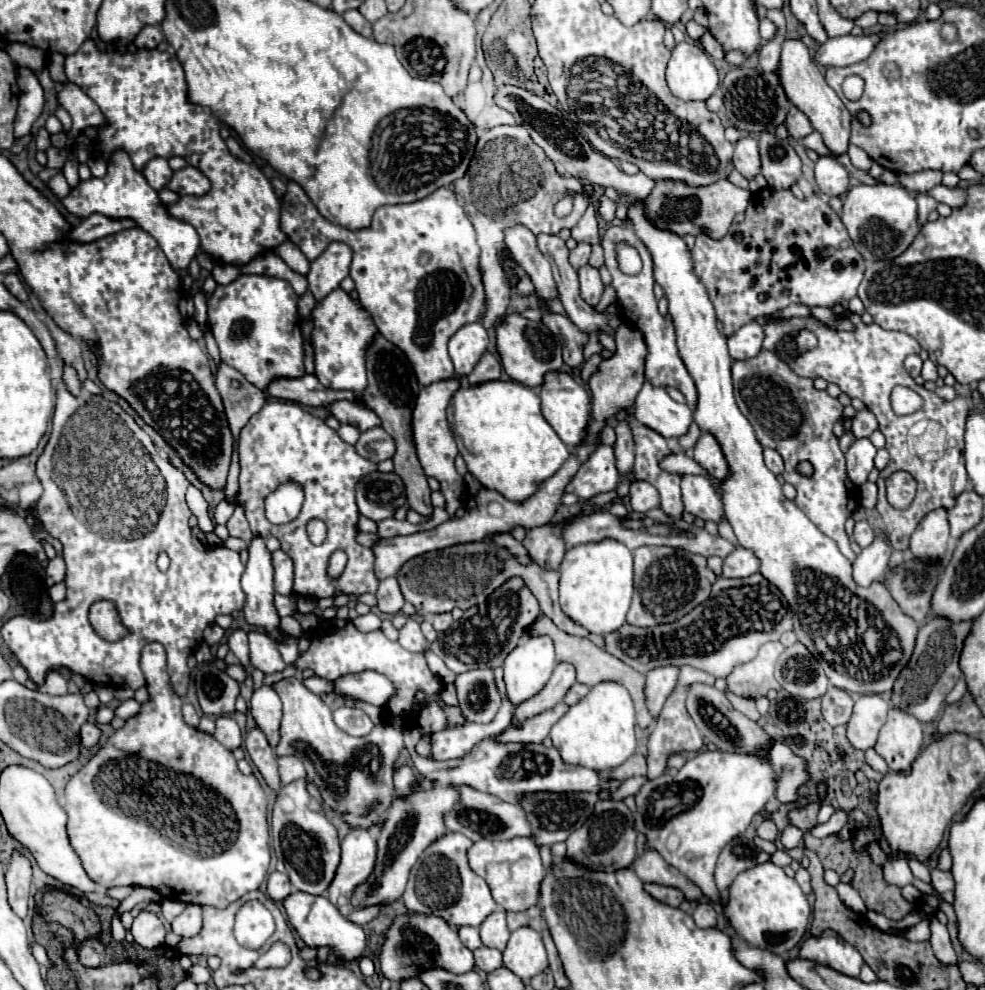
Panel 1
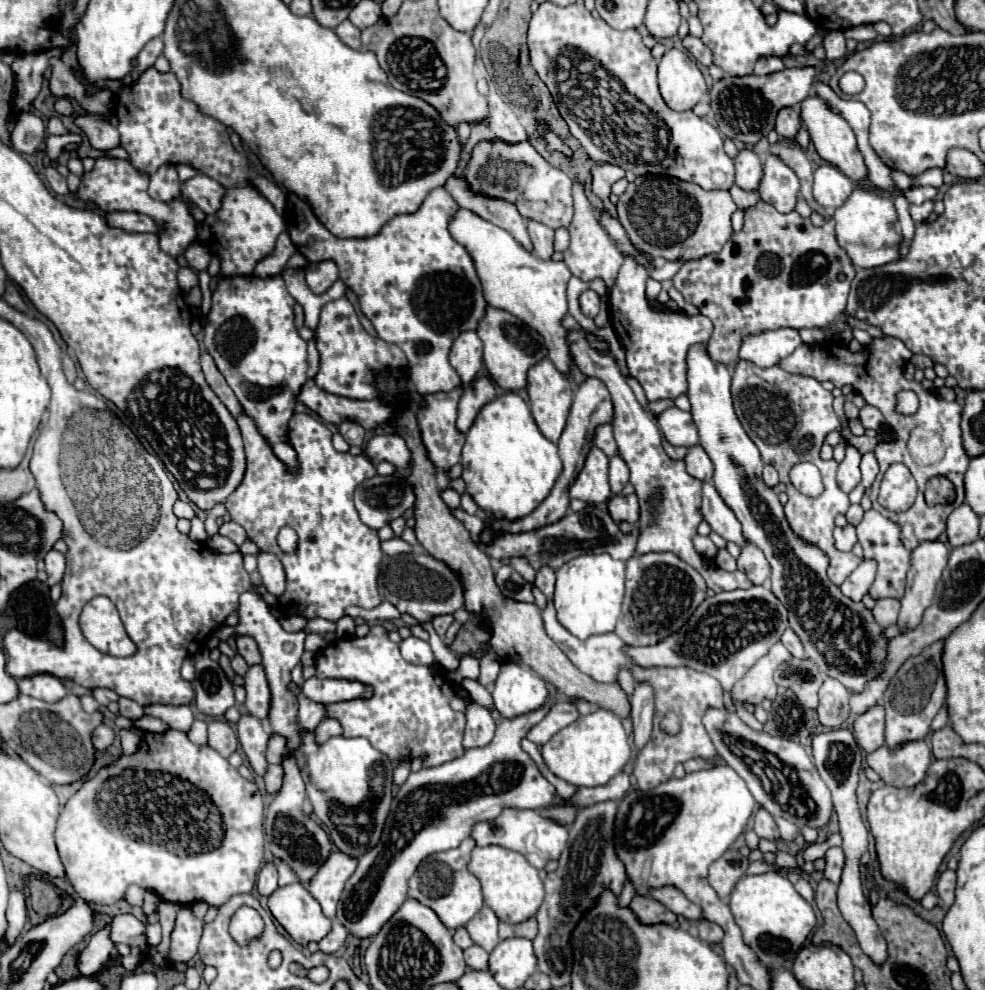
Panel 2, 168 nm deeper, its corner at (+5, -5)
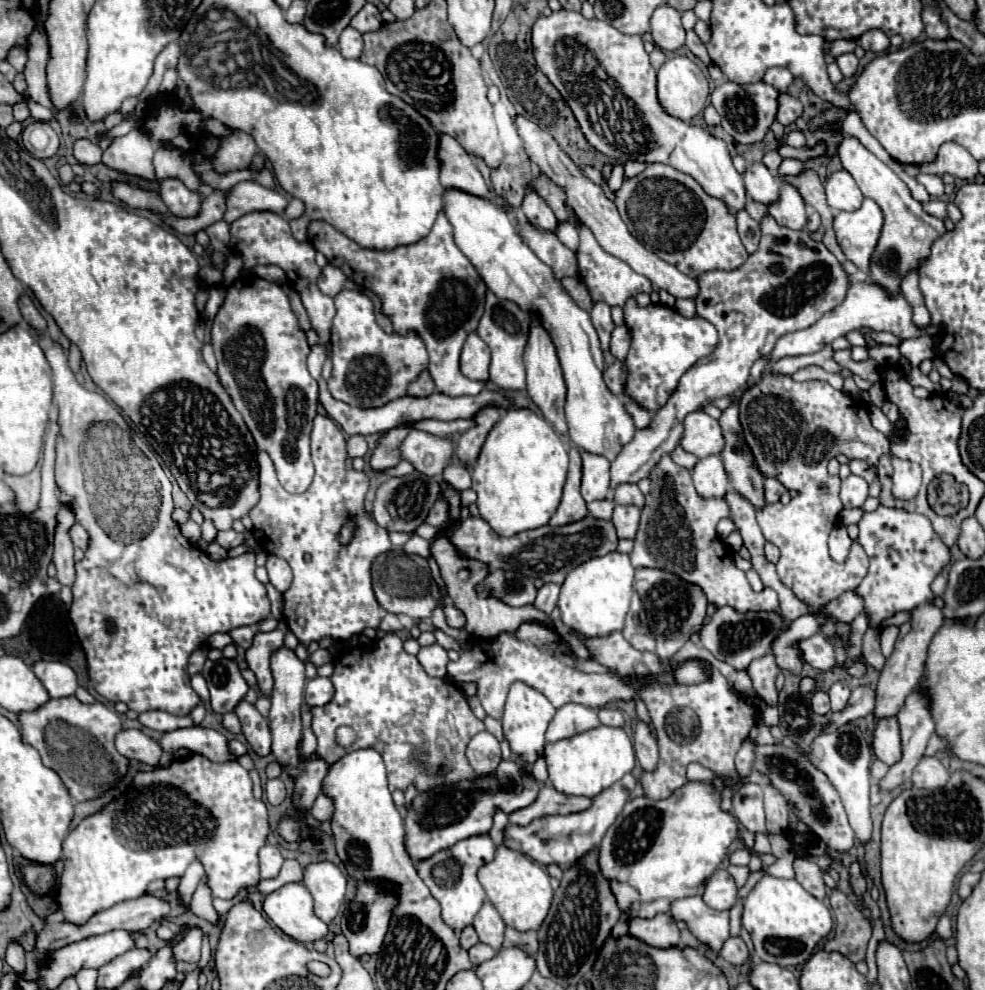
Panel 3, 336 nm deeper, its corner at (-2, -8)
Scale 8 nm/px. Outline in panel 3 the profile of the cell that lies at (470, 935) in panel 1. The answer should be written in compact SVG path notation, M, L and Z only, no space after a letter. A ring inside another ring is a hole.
M467 926L467 928L461 932L461 946L463 946L465 950L469 950L469 948L475 946L477 942L479 942L479 938L477 938L475 928L473 928L473 926Z

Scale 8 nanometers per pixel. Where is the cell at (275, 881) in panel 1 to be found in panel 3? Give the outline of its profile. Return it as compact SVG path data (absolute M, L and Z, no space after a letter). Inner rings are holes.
M265 844L259 850L259 866L261 866L261 878L275 878L281 870L283 856L279 852L279 846Z

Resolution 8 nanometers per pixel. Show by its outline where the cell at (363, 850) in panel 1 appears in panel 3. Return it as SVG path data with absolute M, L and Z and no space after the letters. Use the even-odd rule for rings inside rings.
M315 862L303 870L303 886L315 900L315 914L329 924L344 903L347 876L331 862Z

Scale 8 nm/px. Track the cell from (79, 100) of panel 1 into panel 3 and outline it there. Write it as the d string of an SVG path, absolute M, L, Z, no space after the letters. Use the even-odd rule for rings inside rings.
M131 130L127 136L115 138L115 142L103 152L103 164L123 174L139 176L143 180L155 180L153 168L155 146L145 130Z

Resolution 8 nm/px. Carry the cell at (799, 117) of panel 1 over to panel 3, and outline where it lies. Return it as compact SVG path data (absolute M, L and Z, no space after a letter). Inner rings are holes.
M779 92L777 104L779 104L779 106L777 106L777 120L779 120L783 126L793 124L795 118L799 118L801 112L803 112L801 102L799 102L797 98L785 94L785 92Z

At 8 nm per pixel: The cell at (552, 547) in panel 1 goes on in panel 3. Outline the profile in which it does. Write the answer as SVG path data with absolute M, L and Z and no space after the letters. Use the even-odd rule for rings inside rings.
M545 584L539 592L537 598L533 602L533 606L545 614L551 614L551 610L557 606L557 598L559 598L559 586L557 584Z

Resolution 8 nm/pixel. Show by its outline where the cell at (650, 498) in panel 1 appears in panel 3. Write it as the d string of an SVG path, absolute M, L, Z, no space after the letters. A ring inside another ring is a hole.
M615 506L613 510L613 526L617 530L619 538L635 538L637 528L639 528L639 516L641 510L639 508L631 508L631 506Z

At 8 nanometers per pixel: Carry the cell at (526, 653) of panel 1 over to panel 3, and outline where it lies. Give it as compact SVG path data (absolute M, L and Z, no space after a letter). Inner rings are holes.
M515 682L511 686L501 724L503 724L503 736L507 738L511 752L519 756L519 760L523 760L525 764L533 764L543 754L543 748L547 744L545 732L553 716L555 716L555 708L543 694L535 692L533 688L527 688L527 684L523 682Z

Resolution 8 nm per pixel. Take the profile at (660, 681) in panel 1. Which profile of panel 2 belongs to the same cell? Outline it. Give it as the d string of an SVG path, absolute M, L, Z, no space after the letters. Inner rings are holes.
M642 681L632 693L632 723L634 723L634 743L644 747L652 733L654 719L654 689L650 683Z

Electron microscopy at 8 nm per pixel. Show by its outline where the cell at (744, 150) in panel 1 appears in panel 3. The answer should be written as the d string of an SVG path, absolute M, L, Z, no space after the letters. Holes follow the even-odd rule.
M761 162L751 164L747 168L747 172L743 174L743 180L745 180L747 196L753 198L755 202L769 206L779 200L781 184L777 184L777 178L767 170L765 164L761 164Z

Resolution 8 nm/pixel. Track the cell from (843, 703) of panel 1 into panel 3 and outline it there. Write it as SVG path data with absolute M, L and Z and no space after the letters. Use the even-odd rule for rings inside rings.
M841 682L833 684L833 686L829 688L829 696L831 696L831 710L833 710L833 712L843 710L843 708L847 706L849 694L851 694L851 690L849 690L845 684L841 684Z

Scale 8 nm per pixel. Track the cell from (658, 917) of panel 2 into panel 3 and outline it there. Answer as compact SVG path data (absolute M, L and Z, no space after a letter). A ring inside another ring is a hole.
M659 914L651 920L629 920L629 934L655 948L673 948L679 944L679 928L669 914Z

